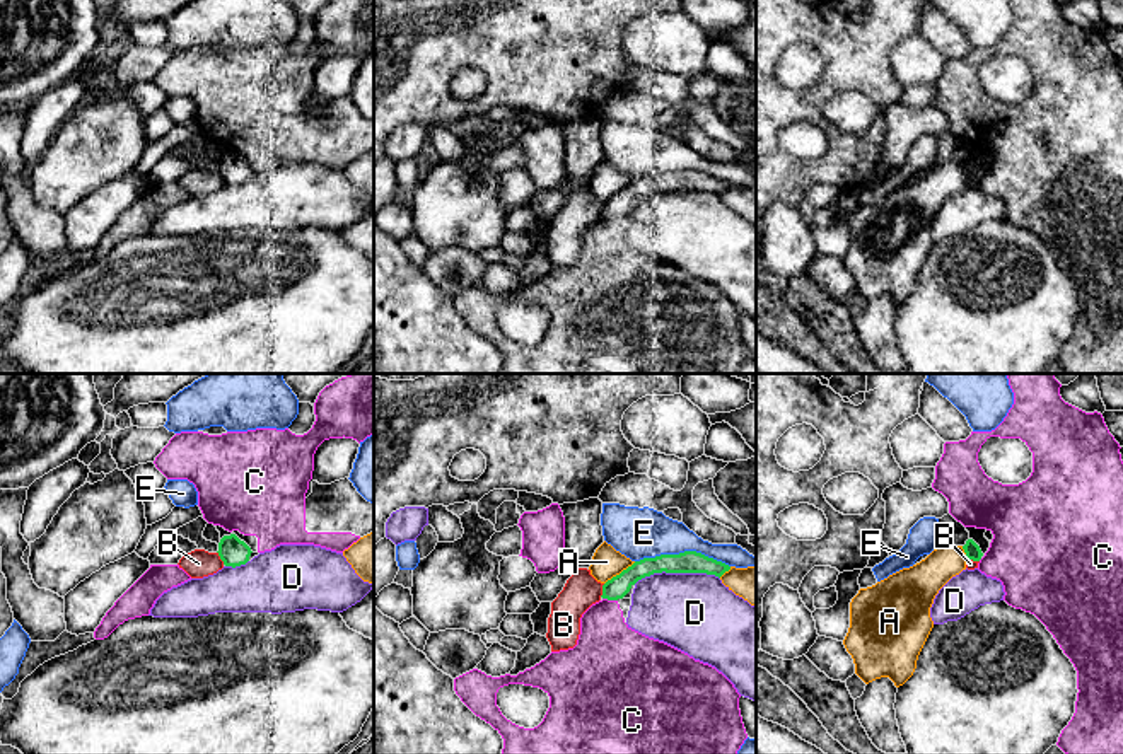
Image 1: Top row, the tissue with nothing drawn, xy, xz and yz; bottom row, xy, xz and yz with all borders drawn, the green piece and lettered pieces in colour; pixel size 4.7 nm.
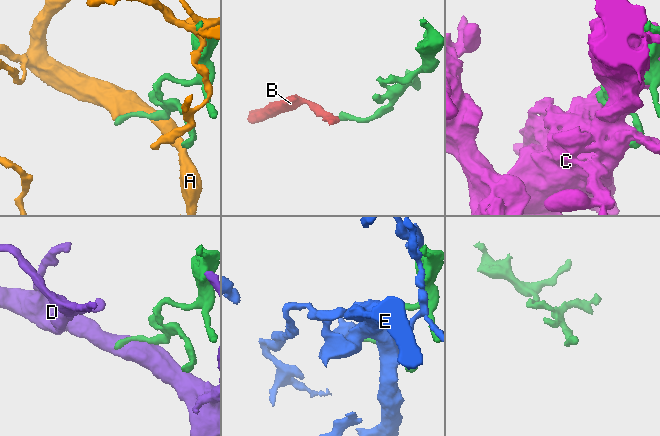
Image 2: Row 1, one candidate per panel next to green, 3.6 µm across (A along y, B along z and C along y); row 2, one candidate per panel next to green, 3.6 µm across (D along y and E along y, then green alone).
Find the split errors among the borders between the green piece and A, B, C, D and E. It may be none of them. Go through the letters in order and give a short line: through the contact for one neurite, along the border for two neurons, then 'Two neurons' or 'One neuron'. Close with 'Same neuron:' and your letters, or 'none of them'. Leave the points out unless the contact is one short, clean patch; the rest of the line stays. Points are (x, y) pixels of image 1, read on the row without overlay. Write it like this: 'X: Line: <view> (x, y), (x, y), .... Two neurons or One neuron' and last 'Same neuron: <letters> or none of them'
A: Two neurons
B: Line: xz (605, 202), (599, 214). Two neurons
C: Two neurons
D: Two neurons
E: Two neurons
Same neuron: none of them

